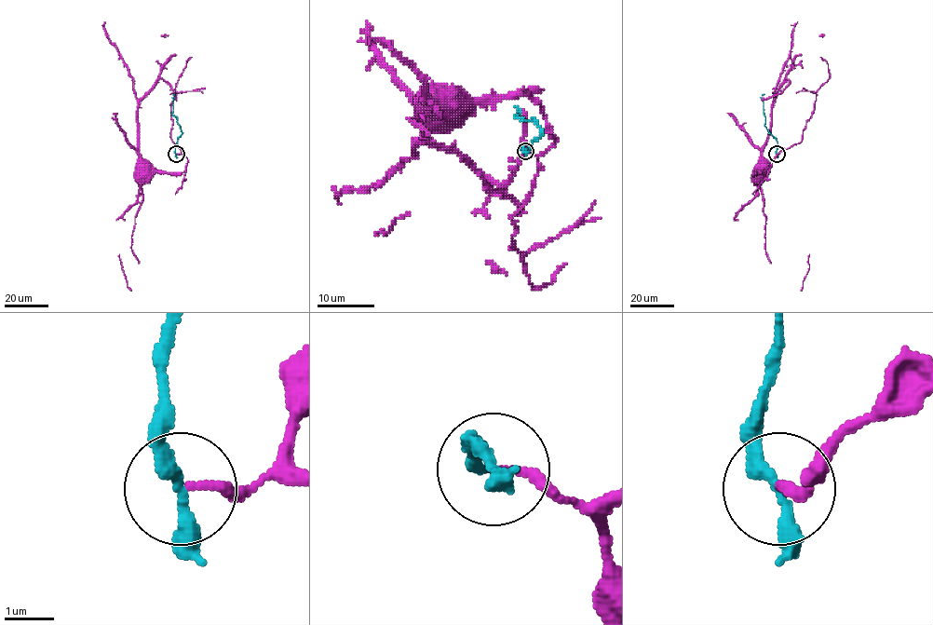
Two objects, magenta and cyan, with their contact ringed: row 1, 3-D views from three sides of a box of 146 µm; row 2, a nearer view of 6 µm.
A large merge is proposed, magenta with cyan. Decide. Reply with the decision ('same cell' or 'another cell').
another cell

